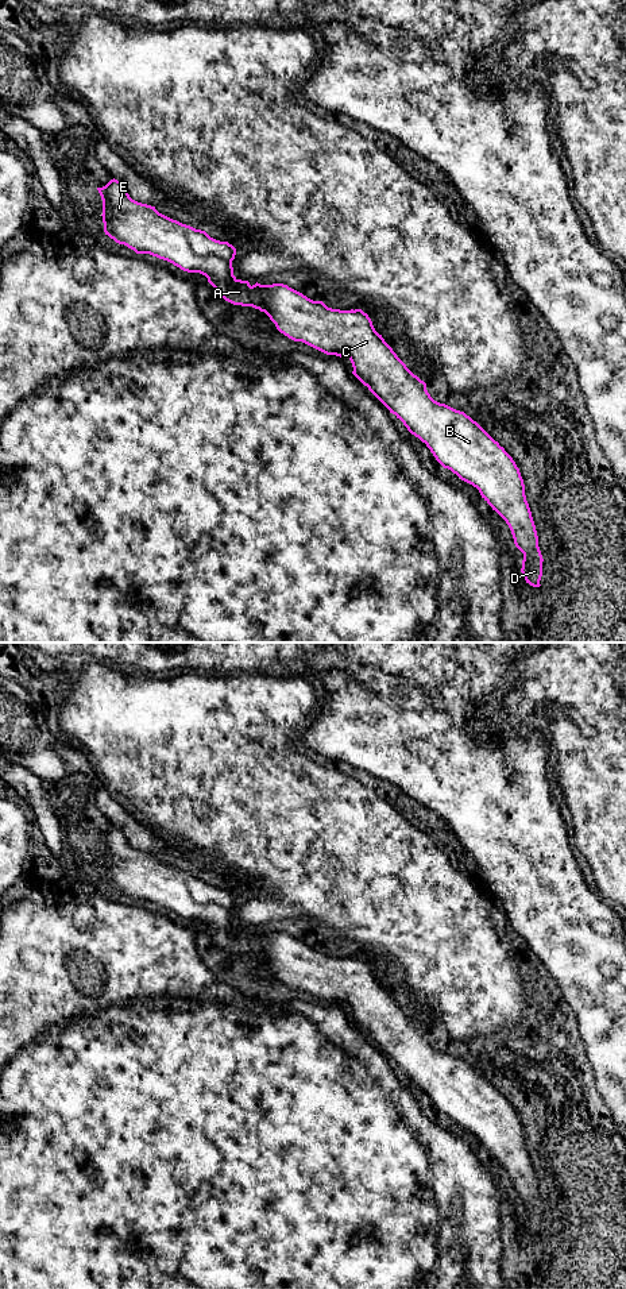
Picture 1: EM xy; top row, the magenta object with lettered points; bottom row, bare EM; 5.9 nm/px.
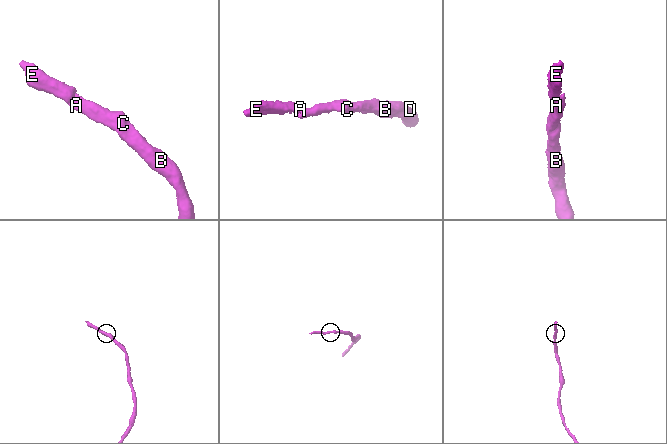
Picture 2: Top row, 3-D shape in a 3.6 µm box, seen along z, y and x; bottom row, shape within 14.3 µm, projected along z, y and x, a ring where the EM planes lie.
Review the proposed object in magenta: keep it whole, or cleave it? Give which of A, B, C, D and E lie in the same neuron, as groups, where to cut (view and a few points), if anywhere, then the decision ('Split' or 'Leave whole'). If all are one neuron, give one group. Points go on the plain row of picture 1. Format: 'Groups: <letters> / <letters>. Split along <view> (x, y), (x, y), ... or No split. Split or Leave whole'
Groups: A B C D E. No split. Leave whole

